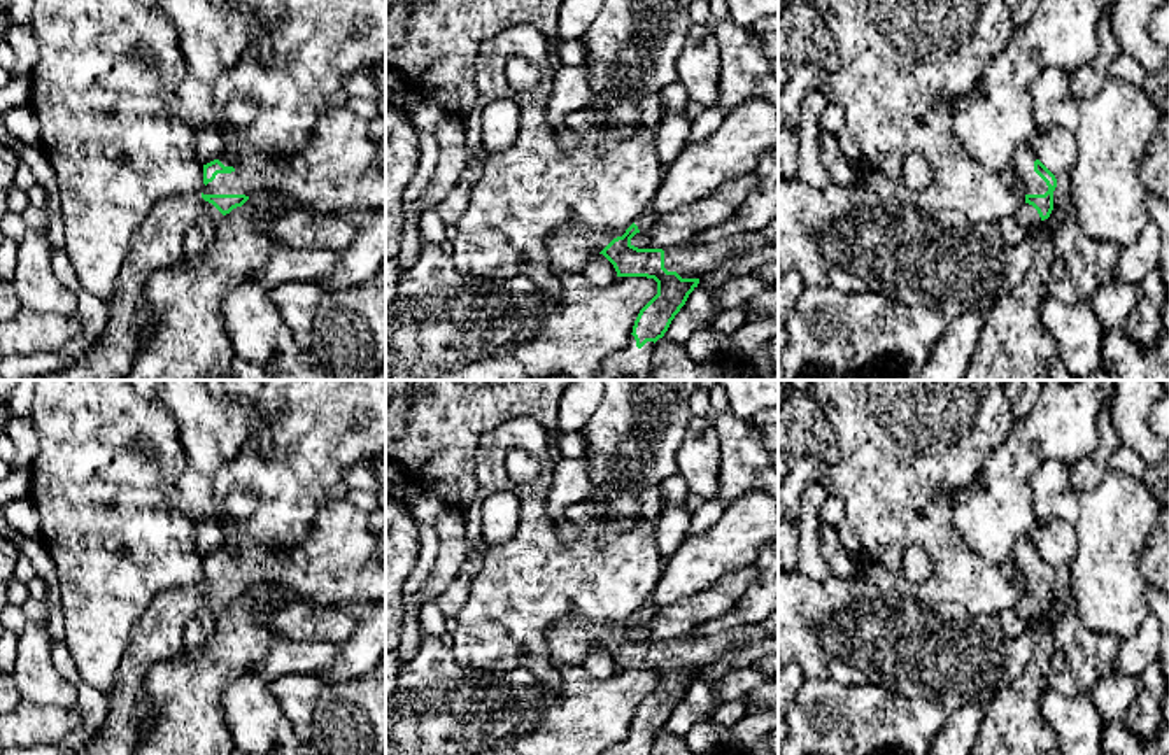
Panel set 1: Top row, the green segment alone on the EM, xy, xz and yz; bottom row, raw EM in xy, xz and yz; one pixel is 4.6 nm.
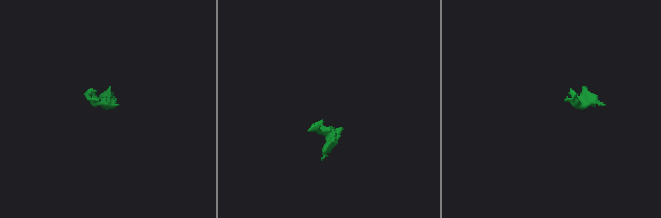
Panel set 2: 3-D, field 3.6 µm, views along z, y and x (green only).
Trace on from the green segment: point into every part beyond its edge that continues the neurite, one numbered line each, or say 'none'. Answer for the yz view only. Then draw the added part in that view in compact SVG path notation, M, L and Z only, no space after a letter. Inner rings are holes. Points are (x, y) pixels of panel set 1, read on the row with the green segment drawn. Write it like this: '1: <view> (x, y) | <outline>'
1: yz (1024, 156) | M1027 142L1015 149L1011 166L1025 184L1027 194L1045 194L1048 191L1046 182L1034 172L1036 159L1038 156Z
2: yz (1015, 228) | M1024 203L1011 215L999 219L997 226L1010 245L1020 245L1027 240L1031 228L1039 221L1038 210L1032 205Z

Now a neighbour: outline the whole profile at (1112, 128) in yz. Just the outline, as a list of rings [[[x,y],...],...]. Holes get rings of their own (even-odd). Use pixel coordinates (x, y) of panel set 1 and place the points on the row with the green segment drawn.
[[[1066,67],[1043,70],[1031,91],[1039,131],[1060,128],[1076,142],[1069,196],[1083,231],[1130,245],[1150,222],[1139,168],[1162,121],[1158,105],[1143,88],[1113,77],[1095,95],[1076,98]]]

